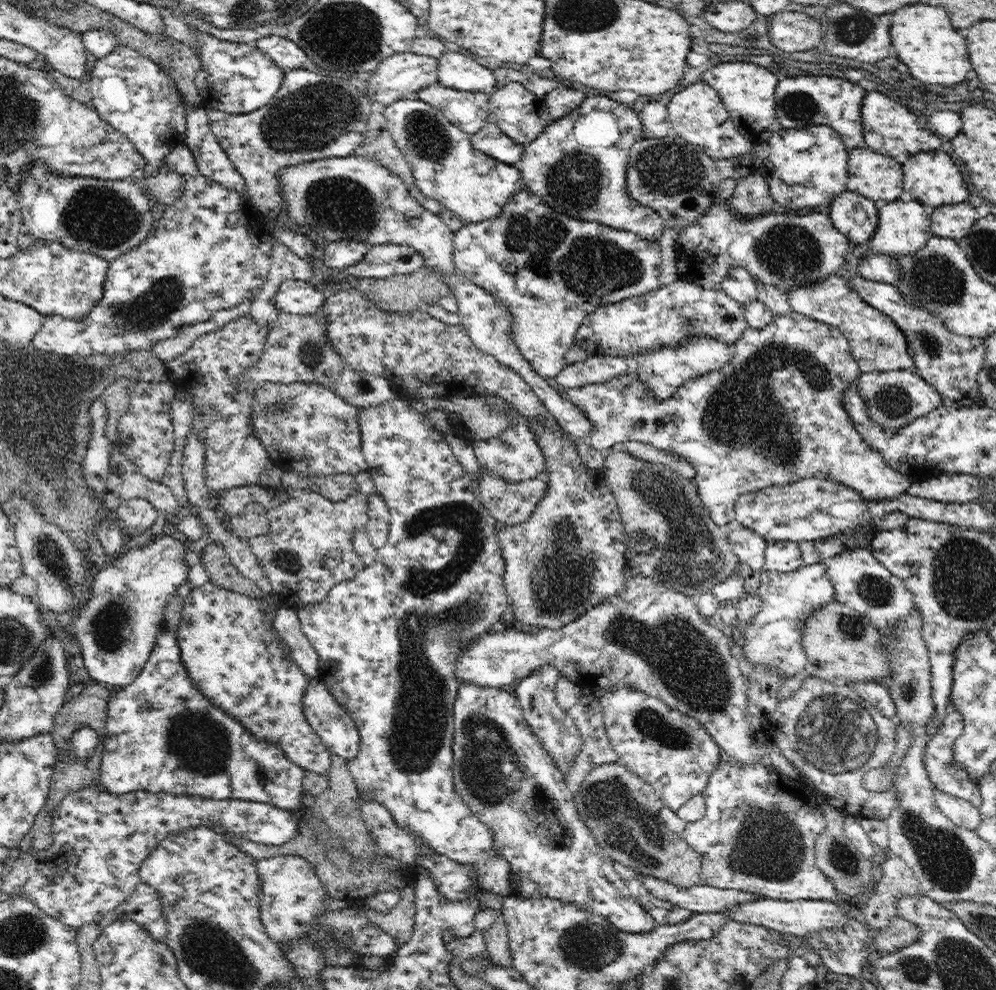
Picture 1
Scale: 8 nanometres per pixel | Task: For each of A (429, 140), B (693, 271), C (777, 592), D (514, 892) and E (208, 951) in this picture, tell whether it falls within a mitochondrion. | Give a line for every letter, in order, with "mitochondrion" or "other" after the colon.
A: mitochondrion
B: other
C: other
D: other
E: mitochondrion

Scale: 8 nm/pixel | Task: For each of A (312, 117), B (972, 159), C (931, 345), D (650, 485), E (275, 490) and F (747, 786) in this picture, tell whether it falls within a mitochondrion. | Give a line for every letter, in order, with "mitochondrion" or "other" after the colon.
A: mitochondrion
B: other
C: mitochondrion
D: mitochondrion
E: other
F: other

